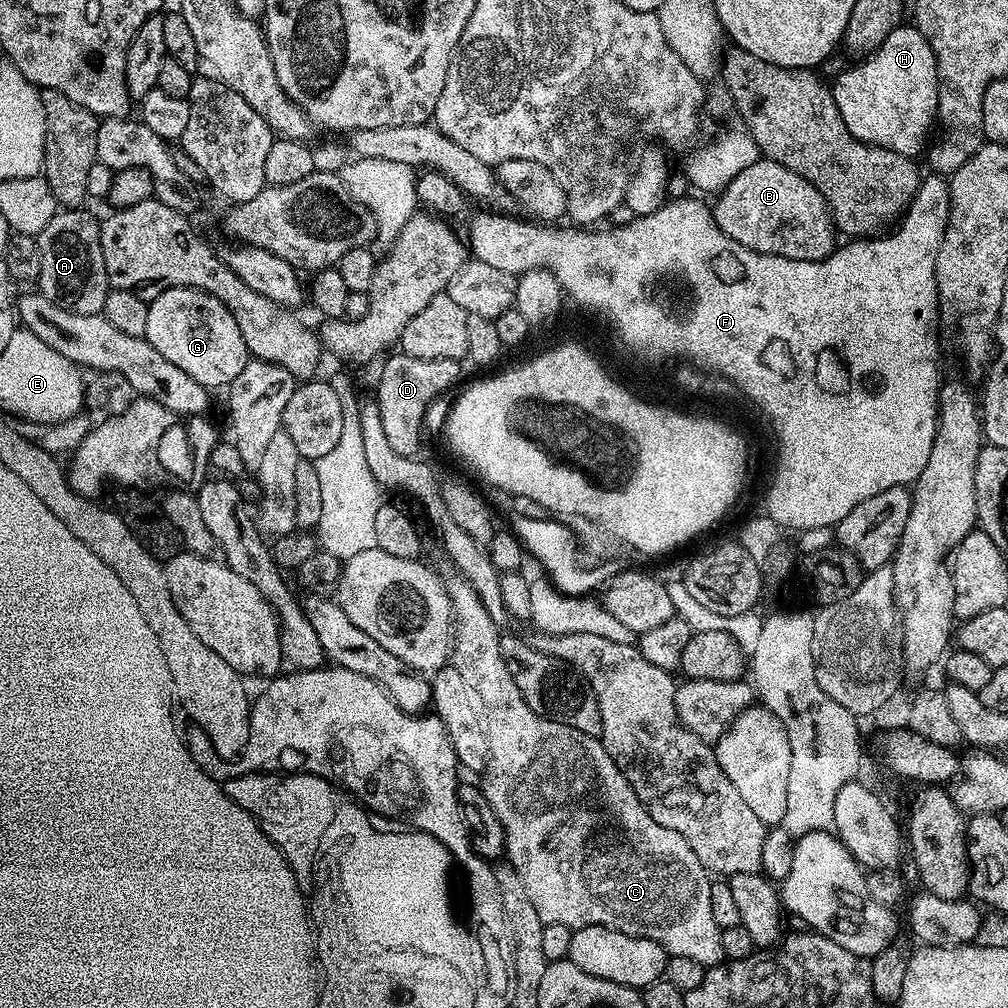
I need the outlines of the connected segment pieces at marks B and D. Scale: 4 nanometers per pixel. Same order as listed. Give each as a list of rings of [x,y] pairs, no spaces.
[[[757,158],[722,189],[718,199],[714,204],[716,225],[750,250],[791,260],[825,260],[838,247],[838,232],[822,194],[778,162]]]
[[[423,354],[416,356],[392,356],[384,364],[384,369],[380,372],[380,381],[376,384],[376,397],[374,403],[382,418],[382,430],[386,430],[386,438],[390,446],[403,456],[419,457],[420,447],[424,444],[424,415],[428,412],[428,407],[455,382],[460,376],[461,361],[442,358],[441,360],[430,360]]]

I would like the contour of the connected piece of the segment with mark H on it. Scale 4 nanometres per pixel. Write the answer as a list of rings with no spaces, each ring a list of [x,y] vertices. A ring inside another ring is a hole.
[[[901,26],[863,59],[861,64],[846,69],[830,84],[842,122],[846,122],[854,138],[889,148],[903,156],[919,157],[919,152],[921,155],[925,151],[926,141],[938,120],[936,107],[940,75],[930,42],[915,26]]]

